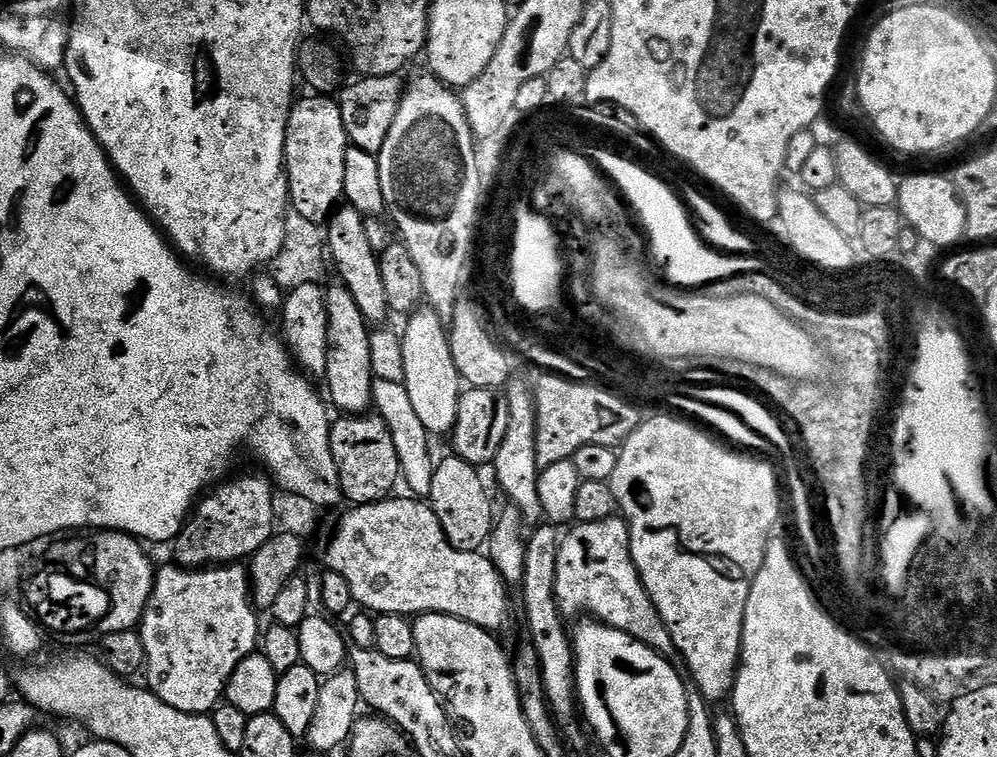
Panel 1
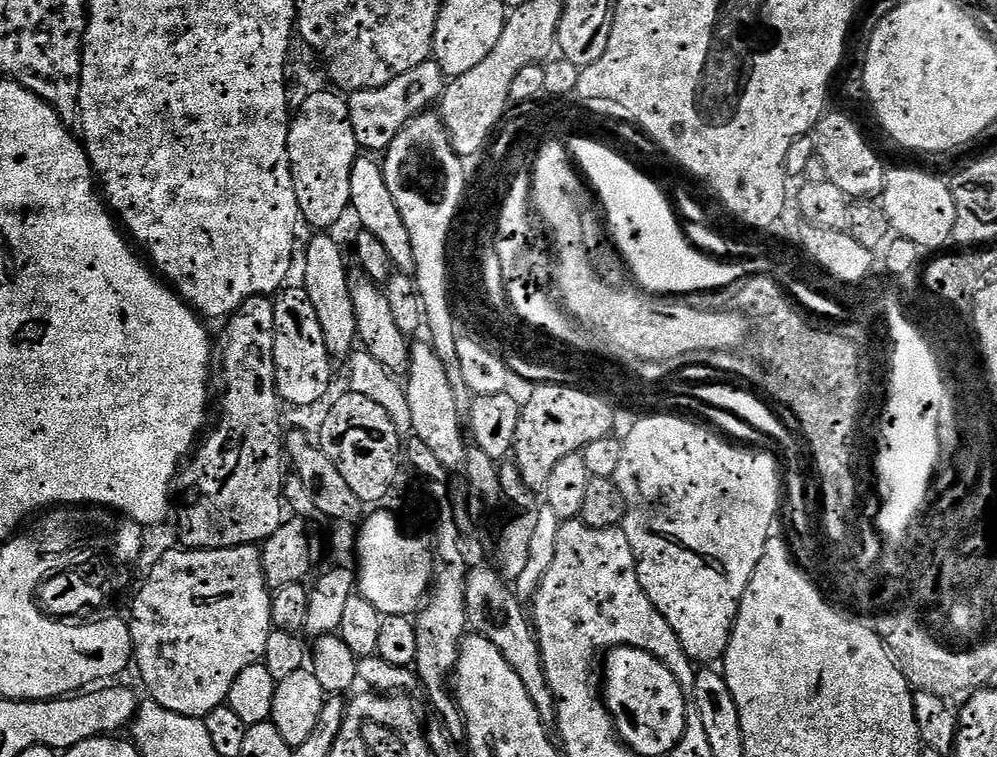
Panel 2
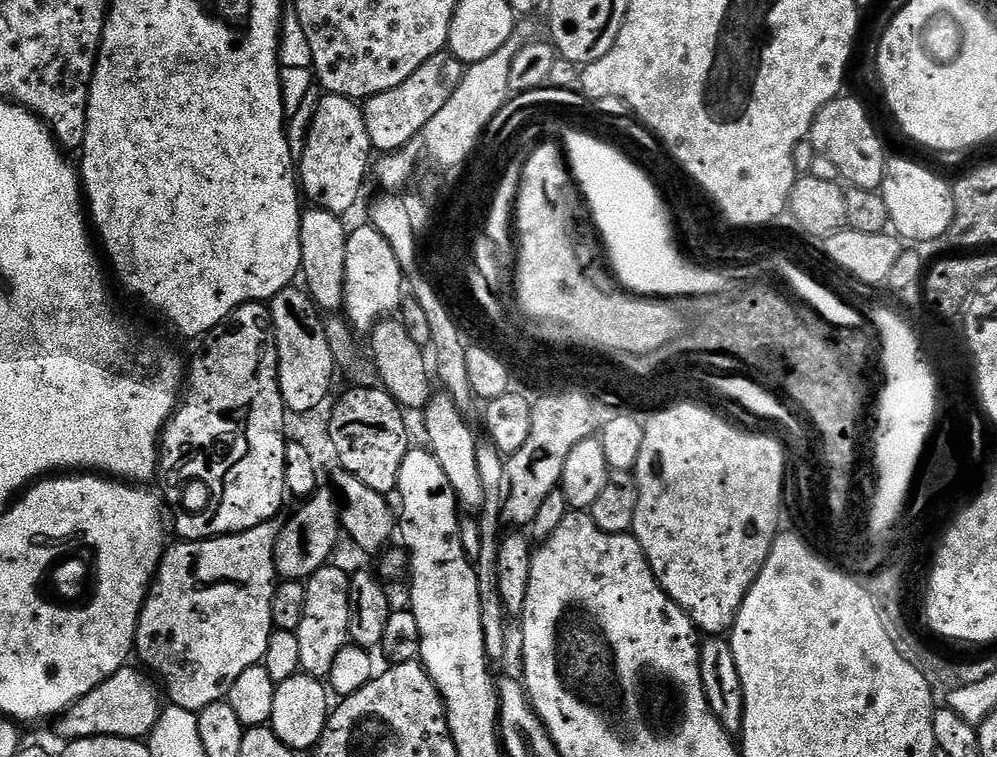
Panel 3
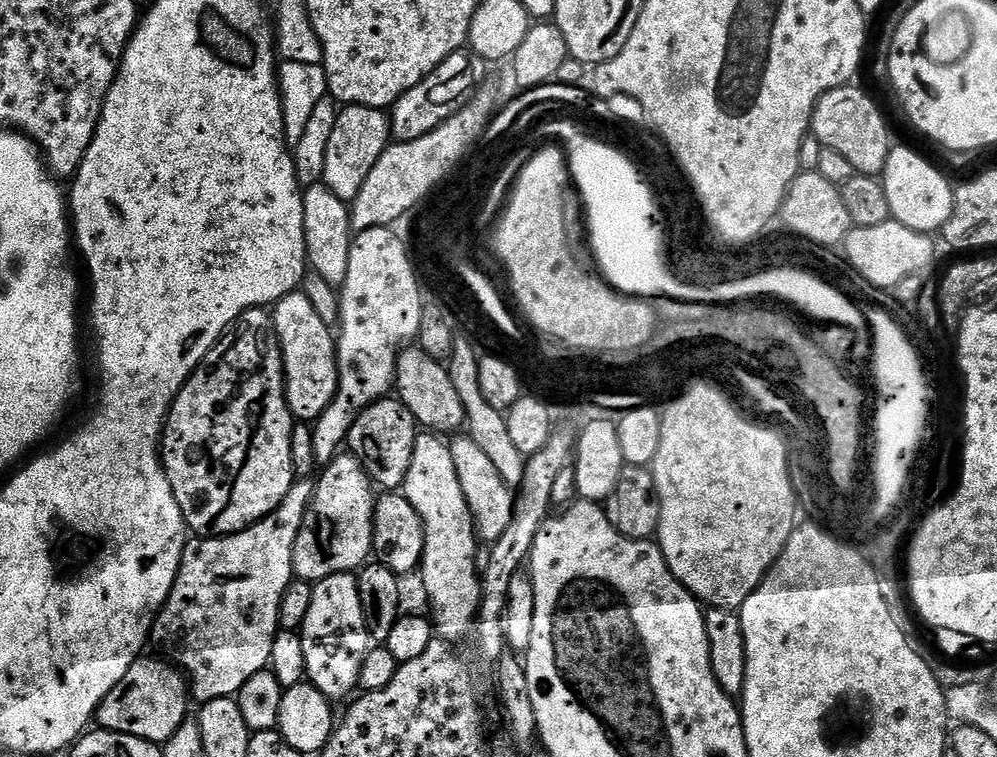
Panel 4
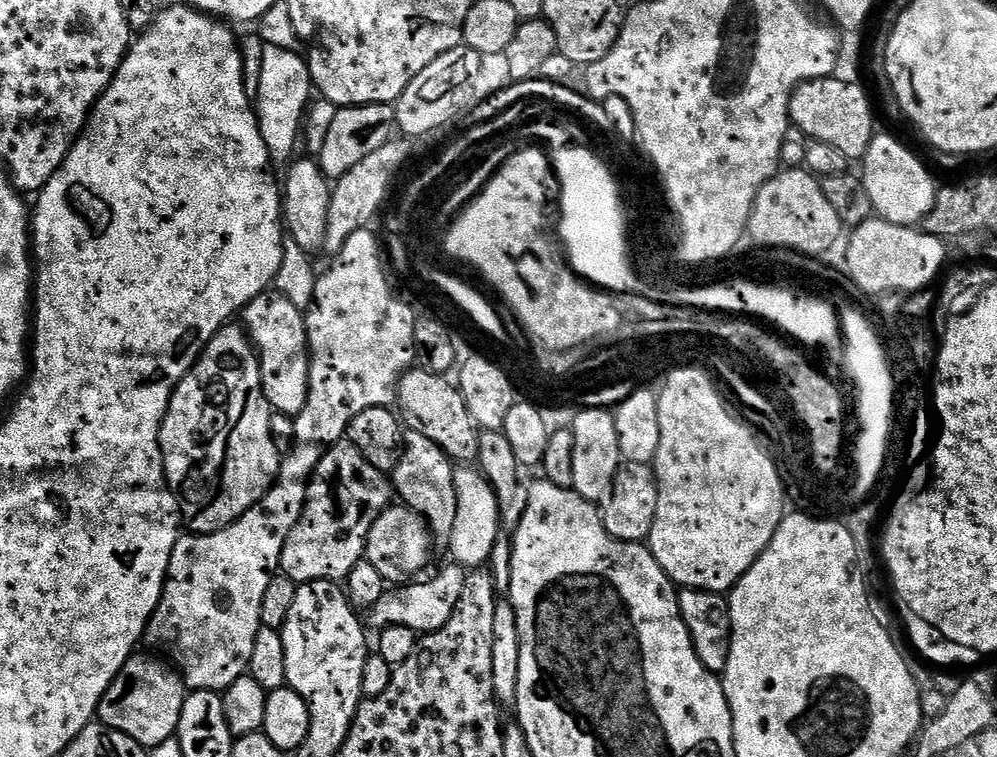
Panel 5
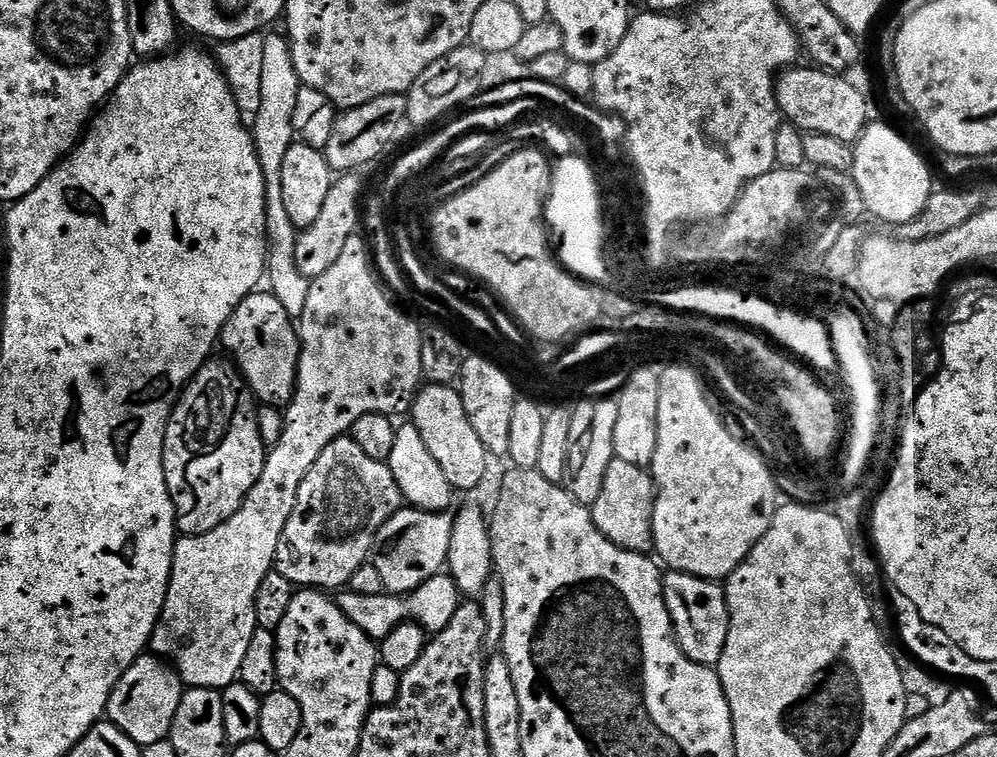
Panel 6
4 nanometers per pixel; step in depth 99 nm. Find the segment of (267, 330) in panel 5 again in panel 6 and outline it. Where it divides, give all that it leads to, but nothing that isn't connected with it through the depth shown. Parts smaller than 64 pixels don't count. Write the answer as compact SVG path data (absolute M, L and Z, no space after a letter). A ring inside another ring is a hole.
M271 291L251 292L224 323L219 343L222 348L224 344L231 363L239 368L257 401L277 406L287 405L291 401L296 393L300 338L293 314Z

